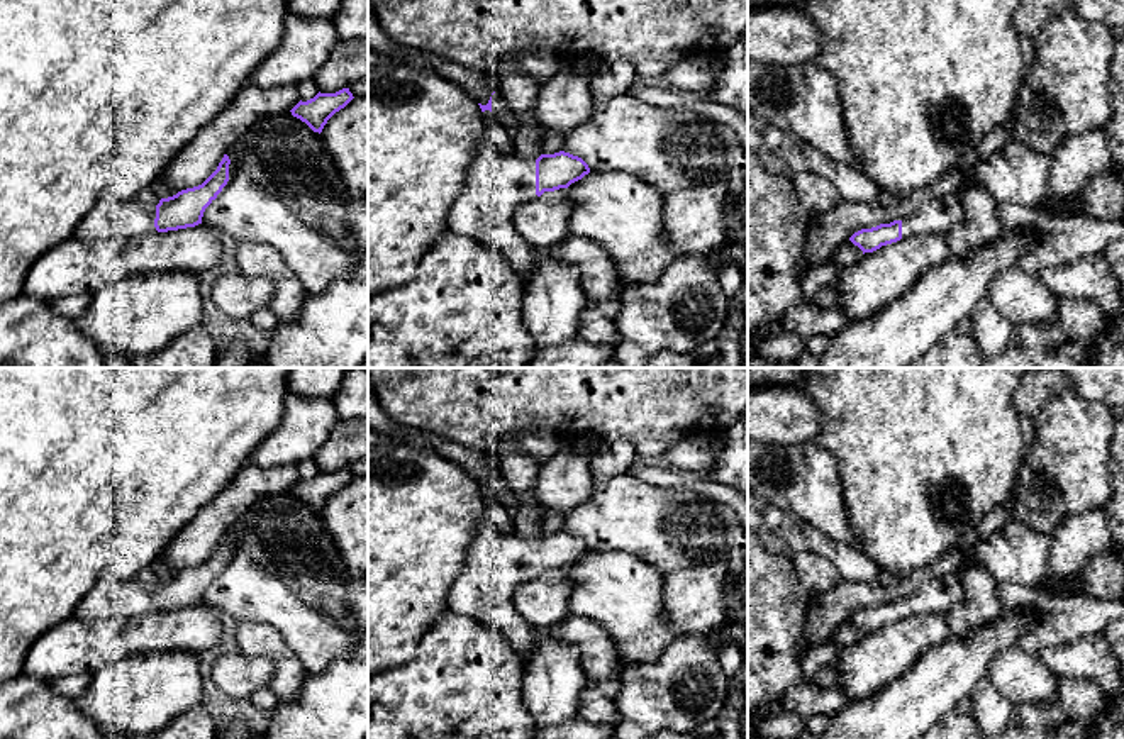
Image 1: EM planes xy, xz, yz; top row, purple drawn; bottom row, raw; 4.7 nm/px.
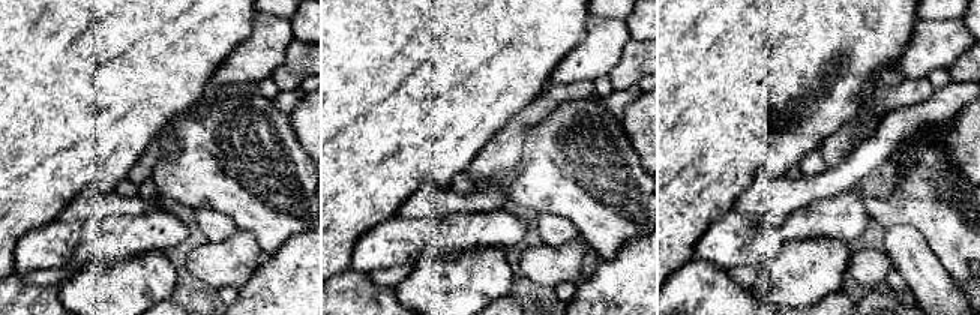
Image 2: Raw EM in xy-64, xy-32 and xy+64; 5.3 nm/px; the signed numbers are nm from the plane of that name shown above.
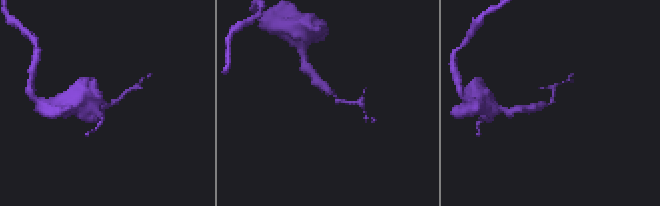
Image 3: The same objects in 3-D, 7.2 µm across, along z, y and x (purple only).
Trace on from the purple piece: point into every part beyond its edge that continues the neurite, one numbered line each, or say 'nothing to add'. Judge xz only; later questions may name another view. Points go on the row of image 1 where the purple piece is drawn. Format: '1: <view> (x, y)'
1: xz (497, 183)

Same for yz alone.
1: yz (938, 214)

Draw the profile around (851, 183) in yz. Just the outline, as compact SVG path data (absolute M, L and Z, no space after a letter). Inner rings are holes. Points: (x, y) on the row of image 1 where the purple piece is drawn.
M768 124L761 132L765 146L793 173L810 173L826 178L843 200L863 205L878 203L880 188L861 168L831 159L814 146L804 142L792 132Z

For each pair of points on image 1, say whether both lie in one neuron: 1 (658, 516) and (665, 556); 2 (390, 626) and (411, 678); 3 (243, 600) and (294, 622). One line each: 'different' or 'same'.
1: same
2: different
3: same

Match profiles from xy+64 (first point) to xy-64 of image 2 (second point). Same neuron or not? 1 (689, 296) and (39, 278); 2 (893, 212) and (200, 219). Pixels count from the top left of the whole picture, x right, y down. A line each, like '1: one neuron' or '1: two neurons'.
1: two neurons
2: two neurons

